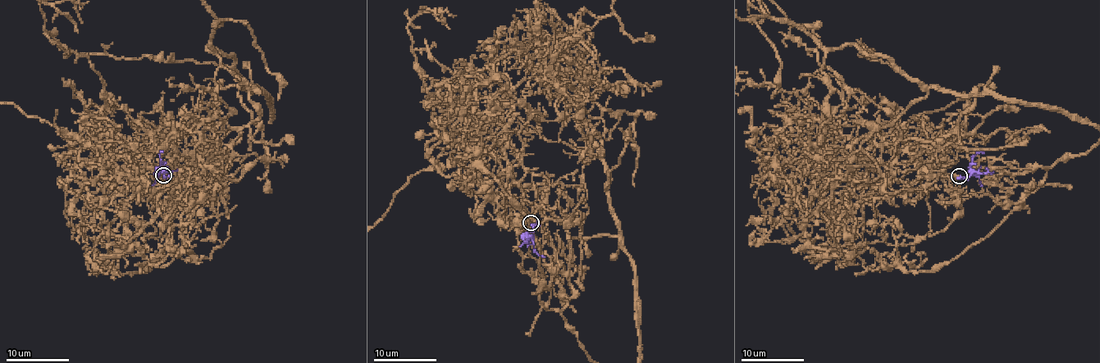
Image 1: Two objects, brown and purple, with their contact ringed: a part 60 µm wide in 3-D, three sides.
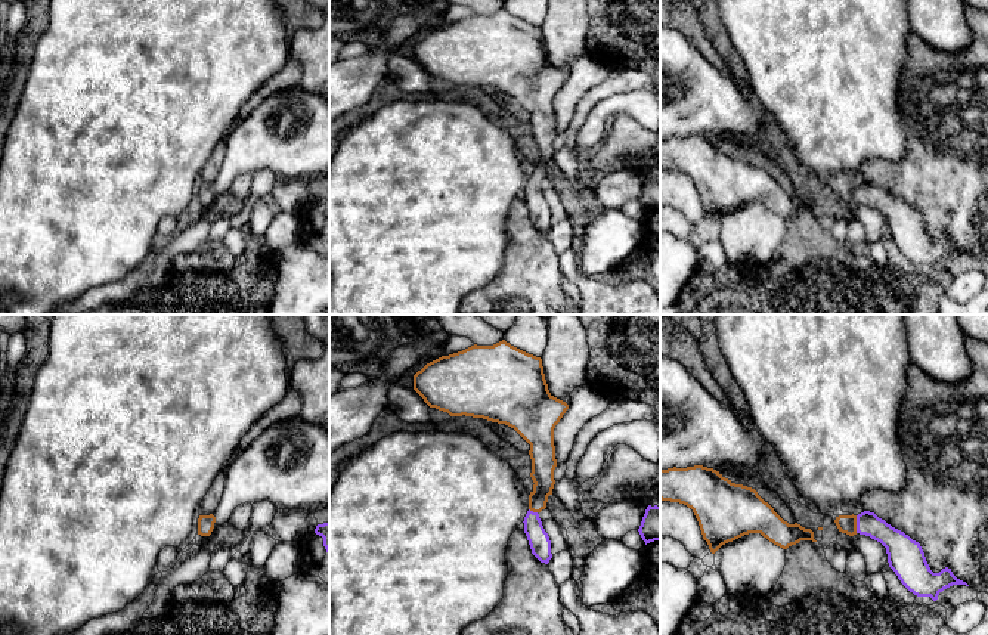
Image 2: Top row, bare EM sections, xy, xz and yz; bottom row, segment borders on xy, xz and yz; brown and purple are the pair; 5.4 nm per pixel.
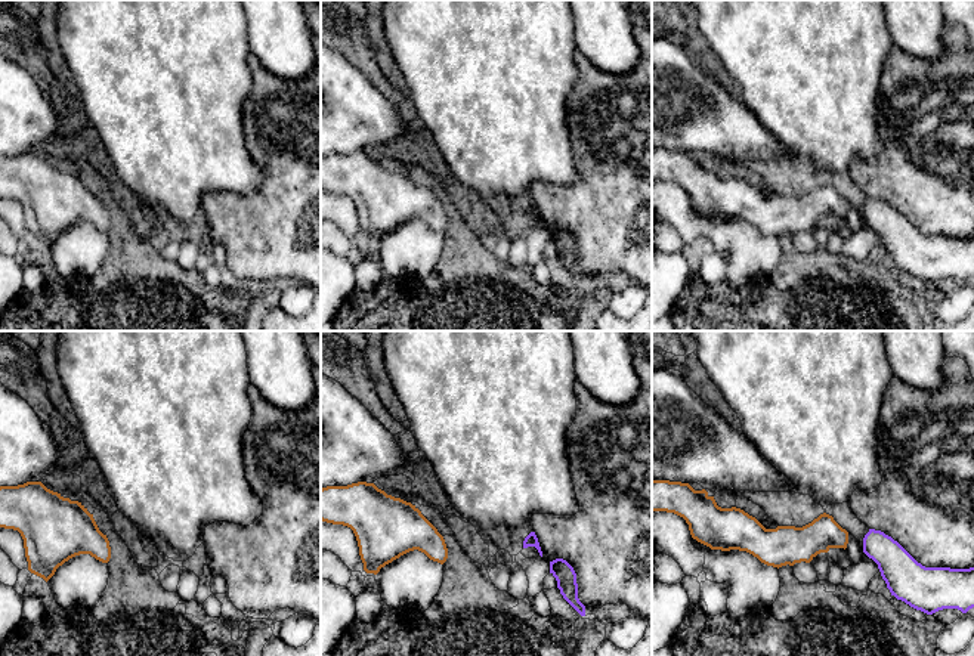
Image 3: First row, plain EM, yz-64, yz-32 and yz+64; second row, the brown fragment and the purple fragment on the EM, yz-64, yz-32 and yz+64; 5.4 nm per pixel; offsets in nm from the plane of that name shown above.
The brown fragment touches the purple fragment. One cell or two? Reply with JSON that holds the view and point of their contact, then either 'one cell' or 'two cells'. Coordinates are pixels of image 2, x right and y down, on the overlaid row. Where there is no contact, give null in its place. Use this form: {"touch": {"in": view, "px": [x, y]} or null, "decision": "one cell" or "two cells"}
{"touch": {"in": "yz", "px": [855, 524]}, "decision": "one cell"}

